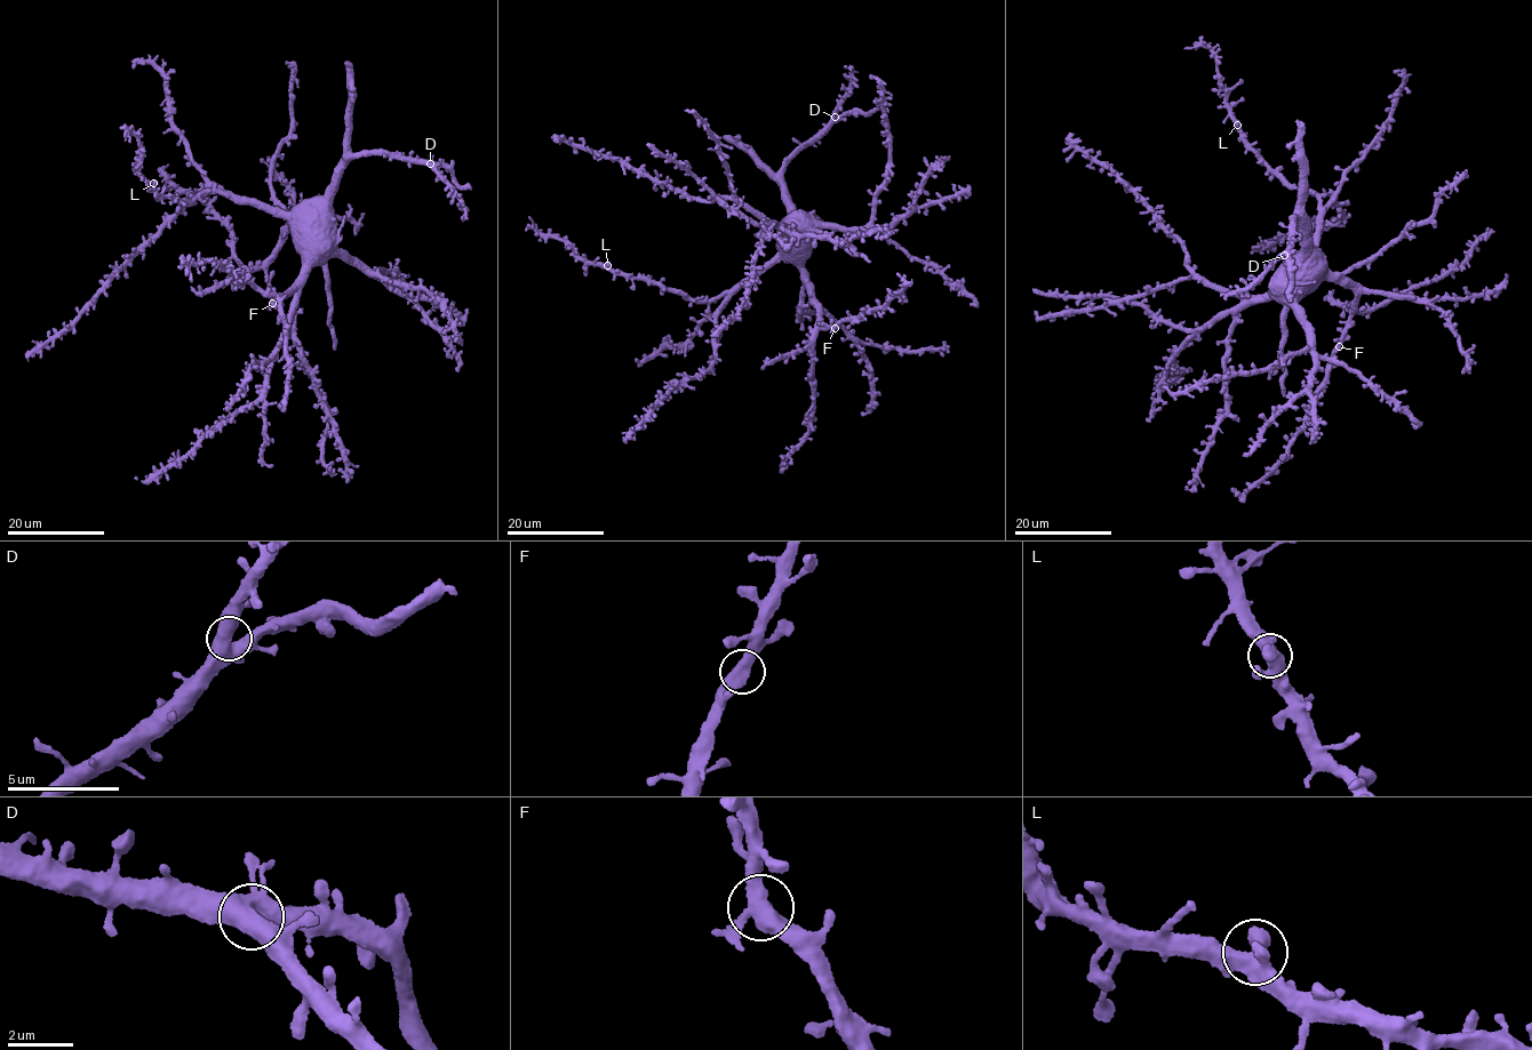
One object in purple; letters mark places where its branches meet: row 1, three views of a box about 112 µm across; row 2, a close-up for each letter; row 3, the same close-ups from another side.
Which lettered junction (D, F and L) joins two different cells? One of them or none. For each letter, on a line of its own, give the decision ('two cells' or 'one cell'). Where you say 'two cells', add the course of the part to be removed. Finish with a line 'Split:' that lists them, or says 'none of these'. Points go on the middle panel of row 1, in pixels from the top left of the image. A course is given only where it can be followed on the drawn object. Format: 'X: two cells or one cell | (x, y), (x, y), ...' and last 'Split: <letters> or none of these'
D: one cell
F: one cell
L: one cell
Split: none of these

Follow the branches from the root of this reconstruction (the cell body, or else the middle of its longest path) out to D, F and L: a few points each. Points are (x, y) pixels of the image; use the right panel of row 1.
D: (1309, 259), (1314, 249), (1307, 249), (1305, 226), (1297, 218), (1284, 255)
F: (1309, 259), (1355, 294), (1349, 326), (1338, 346)
L: (1309, 259), (1317, 230), (1317, 198), (1292, 185), (1267, 166), (1246, 143), (1237, 125)

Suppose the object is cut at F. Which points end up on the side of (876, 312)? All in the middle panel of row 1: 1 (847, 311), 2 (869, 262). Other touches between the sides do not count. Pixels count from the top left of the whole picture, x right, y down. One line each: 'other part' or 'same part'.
1: same part
2: other part

